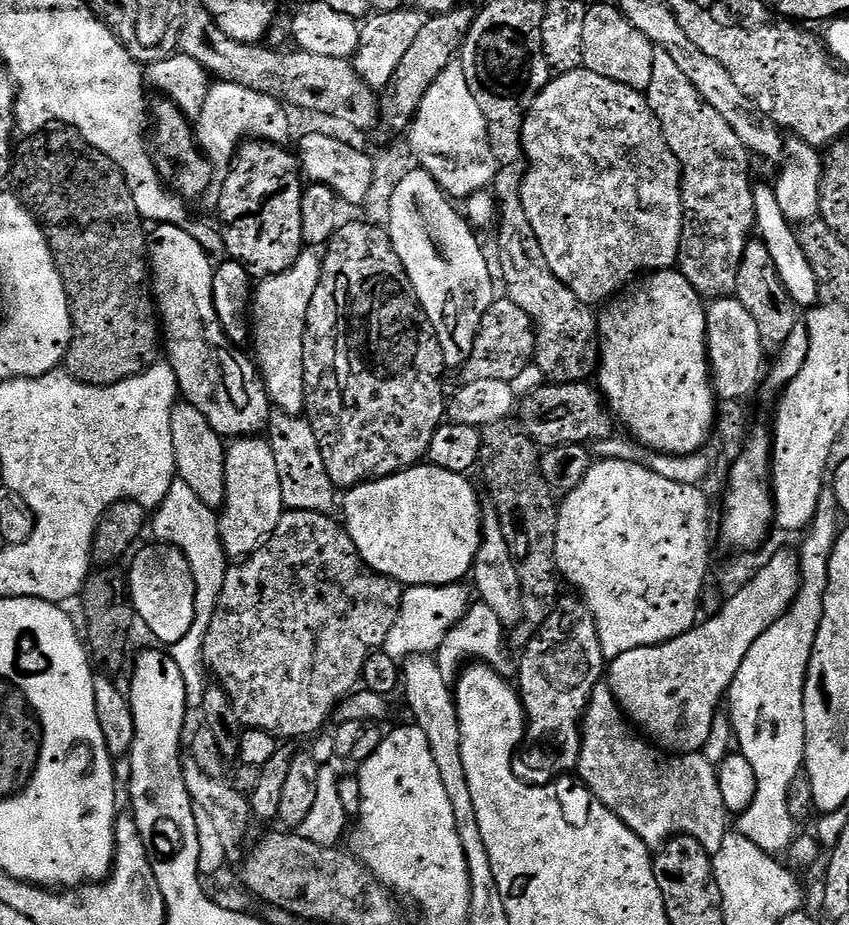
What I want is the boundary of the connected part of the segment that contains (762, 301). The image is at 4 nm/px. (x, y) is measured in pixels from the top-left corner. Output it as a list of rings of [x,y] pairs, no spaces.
[[[750,239],[745,253],[742,254],[734,297],[738,302],[742,302],[747,312],[755,319],[762,346],[768,354],[778,354],[784,349],[786,340],[790,338],[790,334],[794,334],[794,326],[798,323],[798,306],[790,298],[786,286],[782,286],[780,270],[781,265],[770,254],[763,239]]]

